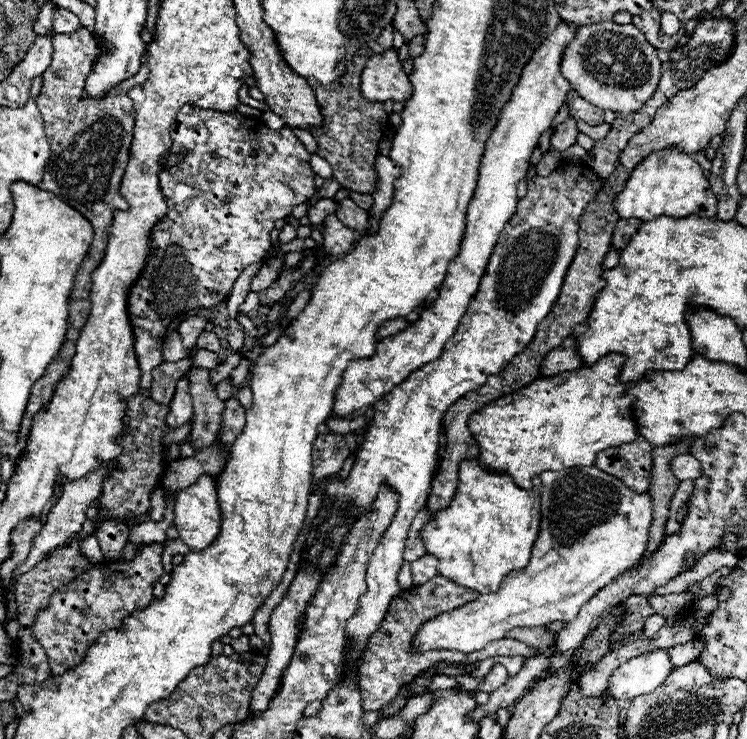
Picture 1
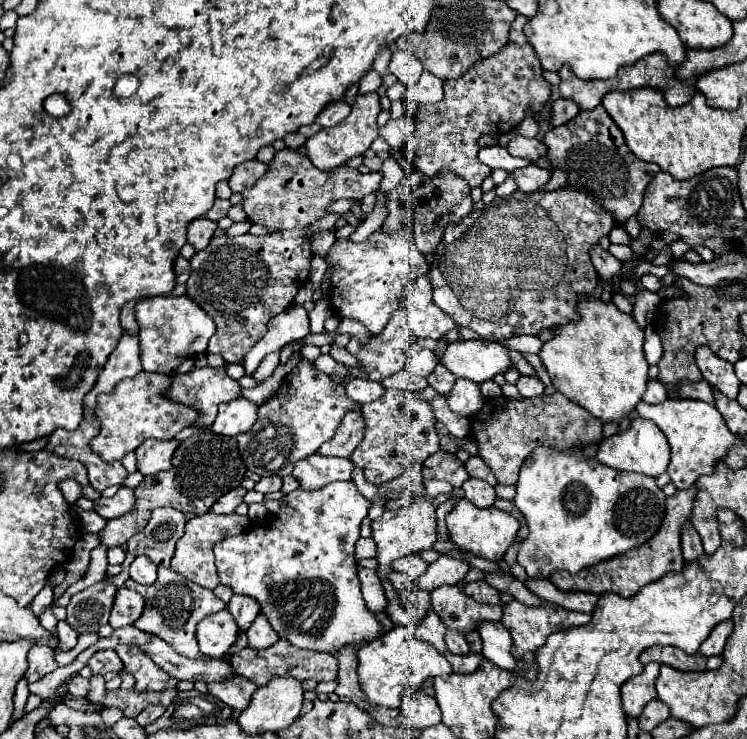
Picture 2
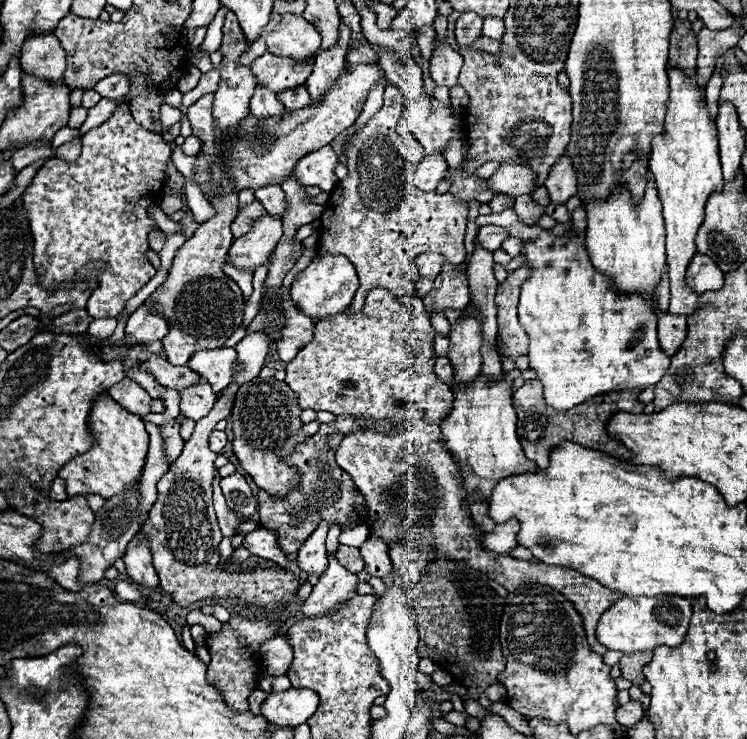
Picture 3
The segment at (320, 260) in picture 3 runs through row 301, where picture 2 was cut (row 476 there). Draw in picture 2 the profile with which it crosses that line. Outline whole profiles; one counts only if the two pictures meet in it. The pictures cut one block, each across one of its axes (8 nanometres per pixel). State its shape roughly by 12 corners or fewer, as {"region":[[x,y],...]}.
{"region":[[314,454],[294,464],[300,488],[352,480],[348,458]]}

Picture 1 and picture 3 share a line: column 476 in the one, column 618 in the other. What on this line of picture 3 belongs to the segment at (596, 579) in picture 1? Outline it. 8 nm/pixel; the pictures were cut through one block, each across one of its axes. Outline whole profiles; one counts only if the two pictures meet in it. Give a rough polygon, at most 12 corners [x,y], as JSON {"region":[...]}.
{"region":[[616,600],[596,638],[624,654],[680,646],[690,600]]}

